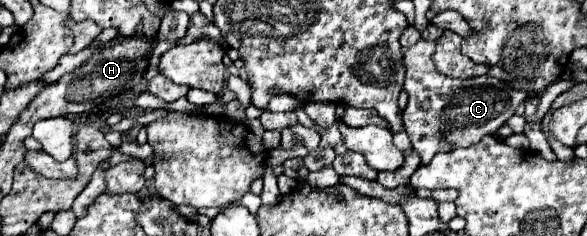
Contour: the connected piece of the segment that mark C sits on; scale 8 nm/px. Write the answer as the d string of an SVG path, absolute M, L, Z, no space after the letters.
M420 40L412 48L404 50L404 90L408 92L408 106L402 112L402 122L412 140L412 148L420 154L422 166L430 164L436 152L466 148L482 140L486 134L496 134L496 130L514 114L516 106L526 98L526 92L514 90L502 80L490 76L476 76L468 80L442 76L432 60L434 48L436 42Z

